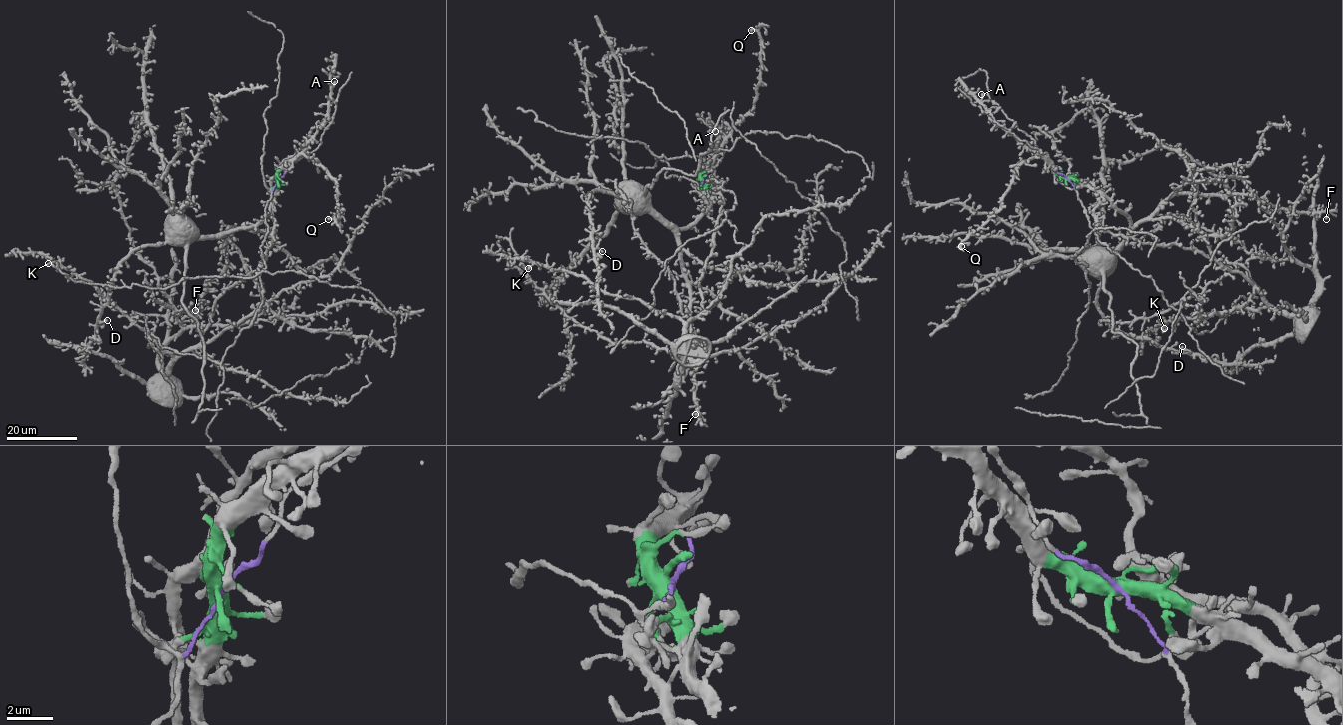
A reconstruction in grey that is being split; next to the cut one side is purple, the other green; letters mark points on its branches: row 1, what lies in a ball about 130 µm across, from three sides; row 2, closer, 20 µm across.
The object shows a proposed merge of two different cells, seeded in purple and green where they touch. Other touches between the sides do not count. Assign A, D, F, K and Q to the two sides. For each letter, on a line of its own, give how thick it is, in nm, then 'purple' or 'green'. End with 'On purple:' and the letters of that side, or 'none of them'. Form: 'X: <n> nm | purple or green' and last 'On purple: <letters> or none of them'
A: 340 nm | green
D: 220 nm | green
F: 420 nm | green
K: 460 nm | purple
Q: 320 nm | green
On purple: K

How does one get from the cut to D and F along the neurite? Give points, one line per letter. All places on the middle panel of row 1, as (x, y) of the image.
D: (703, 180), (708, 211), (685, 227), (656, 219), (622, 197), (593, 192), (587, 199), (593, 246), (602, 251)
F: (703, 180), (708, 211), (678, 231), (677, 239), (690, 329), (702, 355), (695, 414)

